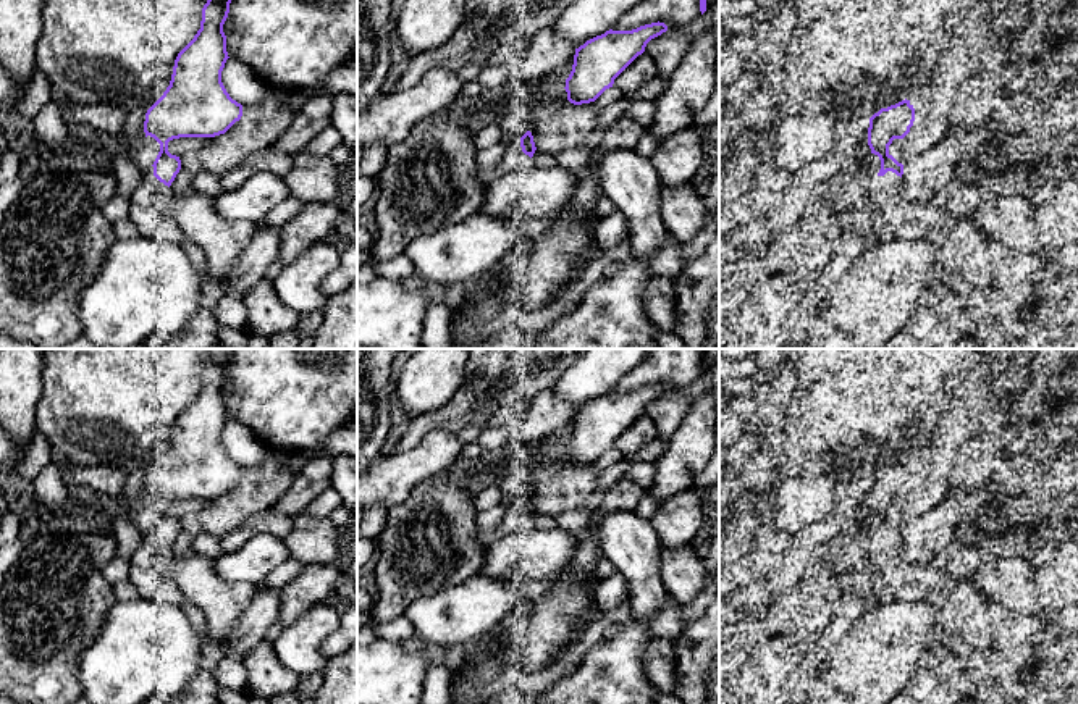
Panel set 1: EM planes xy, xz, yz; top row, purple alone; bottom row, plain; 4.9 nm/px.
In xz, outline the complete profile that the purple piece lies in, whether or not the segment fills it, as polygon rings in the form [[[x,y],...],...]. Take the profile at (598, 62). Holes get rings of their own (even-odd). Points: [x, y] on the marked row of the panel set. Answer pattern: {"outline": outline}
{"outline": [[[651,23],[632,31],[606,31],[575,48],[574,65],[566,79],[567,100],[574,105],[595,102],[614,79],[645,52],[646,44],[667,31]]]}

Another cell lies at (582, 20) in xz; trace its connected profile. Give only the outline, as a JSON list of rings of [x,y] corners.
[[[574,0],[554,21],[554,34],[579,48],[613,29],[619,16],[642,0]]]

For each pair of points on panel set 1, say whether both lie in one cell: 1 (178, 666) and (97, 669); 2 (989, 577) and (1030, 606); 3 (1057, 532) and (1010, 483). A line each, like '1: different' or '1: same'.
1: same
2: same
3: same

